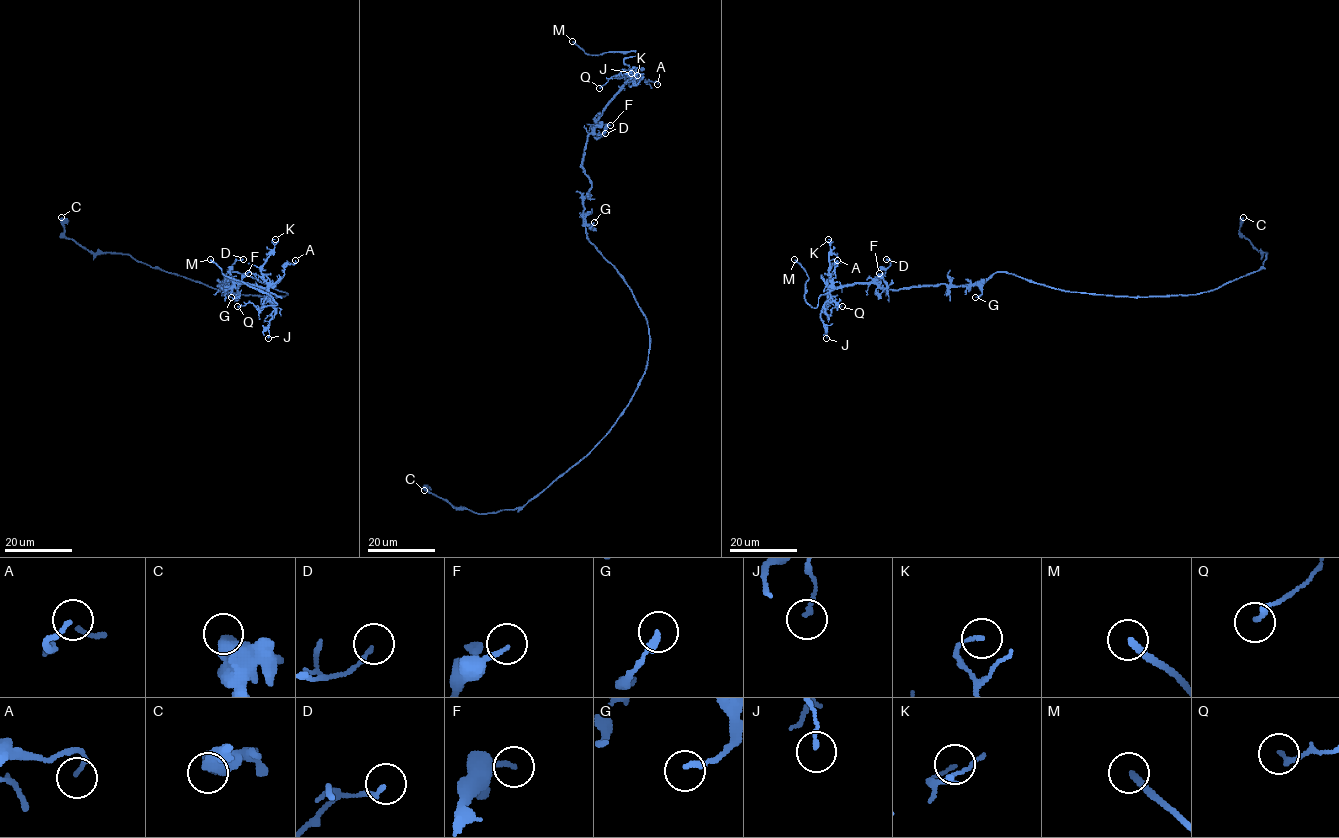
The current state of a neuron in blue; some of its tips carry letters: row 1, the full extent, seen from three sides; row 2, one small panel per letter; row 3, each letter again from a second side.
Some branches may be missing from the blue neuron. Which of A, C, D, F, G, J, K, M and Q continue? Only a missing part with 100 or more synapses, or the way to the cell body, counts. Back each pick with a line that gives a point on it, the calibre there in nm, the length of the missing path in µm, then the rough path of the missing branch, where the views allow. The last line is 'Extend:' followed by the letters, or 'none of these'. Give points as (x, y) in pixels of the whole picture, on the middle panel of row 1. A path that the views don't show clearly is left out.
M: (572, 41) | 220 nm | 30 µm
Extend: M

